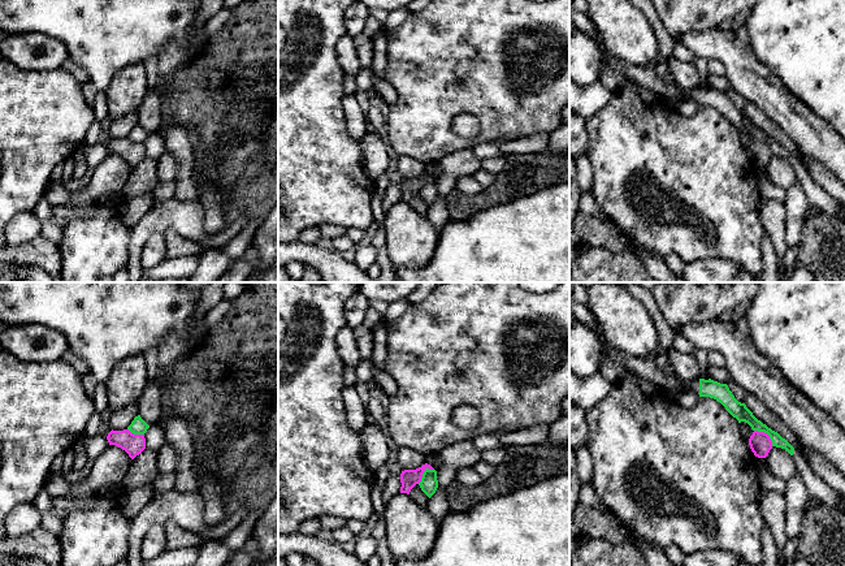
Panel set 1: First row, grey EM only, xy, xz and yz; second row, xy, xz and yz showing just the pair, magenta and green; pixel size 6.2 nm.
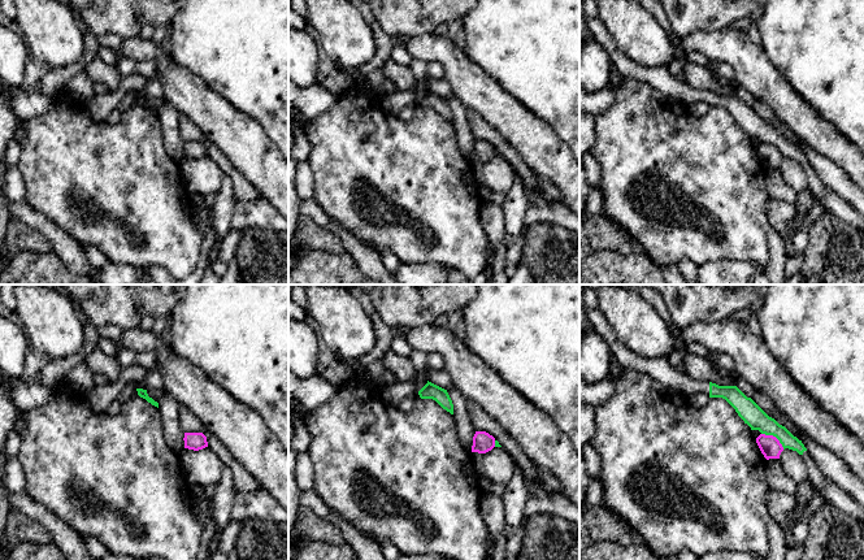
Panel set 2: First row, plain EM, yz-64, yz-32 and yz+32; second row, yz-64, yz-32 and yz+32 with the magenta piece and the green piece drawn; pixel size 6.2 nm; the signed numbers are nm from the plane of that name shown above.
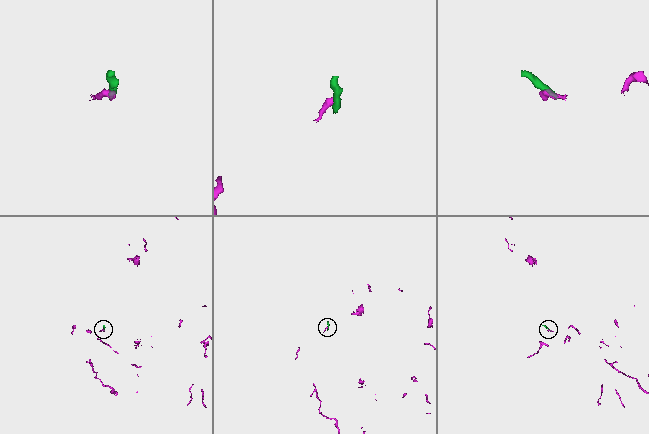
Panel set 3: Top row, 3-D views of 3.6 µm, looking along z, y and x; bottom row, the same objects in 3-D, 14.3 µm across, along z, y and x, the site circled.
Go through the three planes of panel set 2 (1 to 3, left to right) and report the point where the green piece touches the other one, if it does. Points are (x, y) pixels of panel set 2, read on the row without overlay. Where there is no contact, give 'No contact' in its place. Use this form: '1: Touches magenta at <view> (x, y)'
1: No contact
2: Touches magenta at yz-32 (494, 152)
3: Touches magenta at yz+32 (775, 146)

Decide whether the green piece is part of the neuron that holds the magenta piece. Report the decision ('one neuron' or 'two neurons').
two neurons

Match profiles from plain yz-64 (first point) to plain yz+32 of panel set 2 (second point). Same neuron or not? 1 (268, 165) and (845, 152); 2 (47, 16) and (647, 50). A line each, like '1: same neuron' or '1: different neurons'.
1: same neuron
2: same neuron

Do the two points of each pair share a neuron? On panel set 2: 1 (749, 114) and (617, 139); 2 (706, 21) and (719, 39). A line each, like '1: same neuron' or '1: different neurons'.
1: different neurons
2: different neurons

